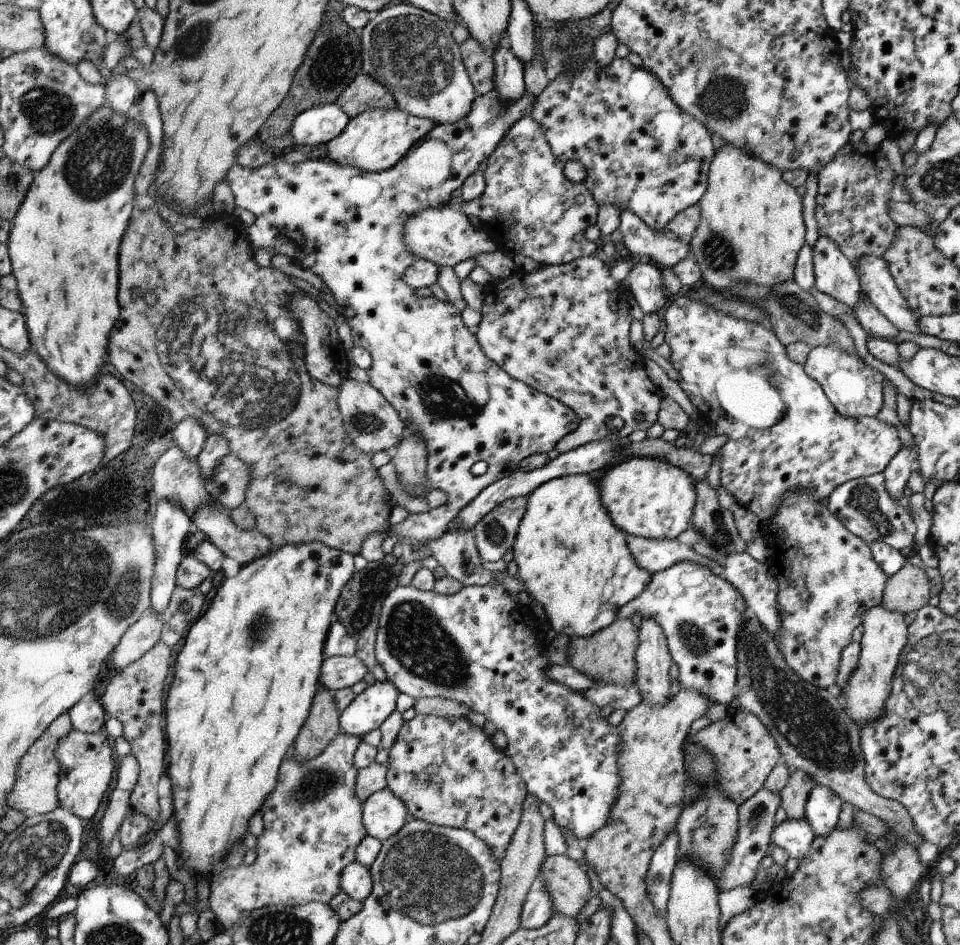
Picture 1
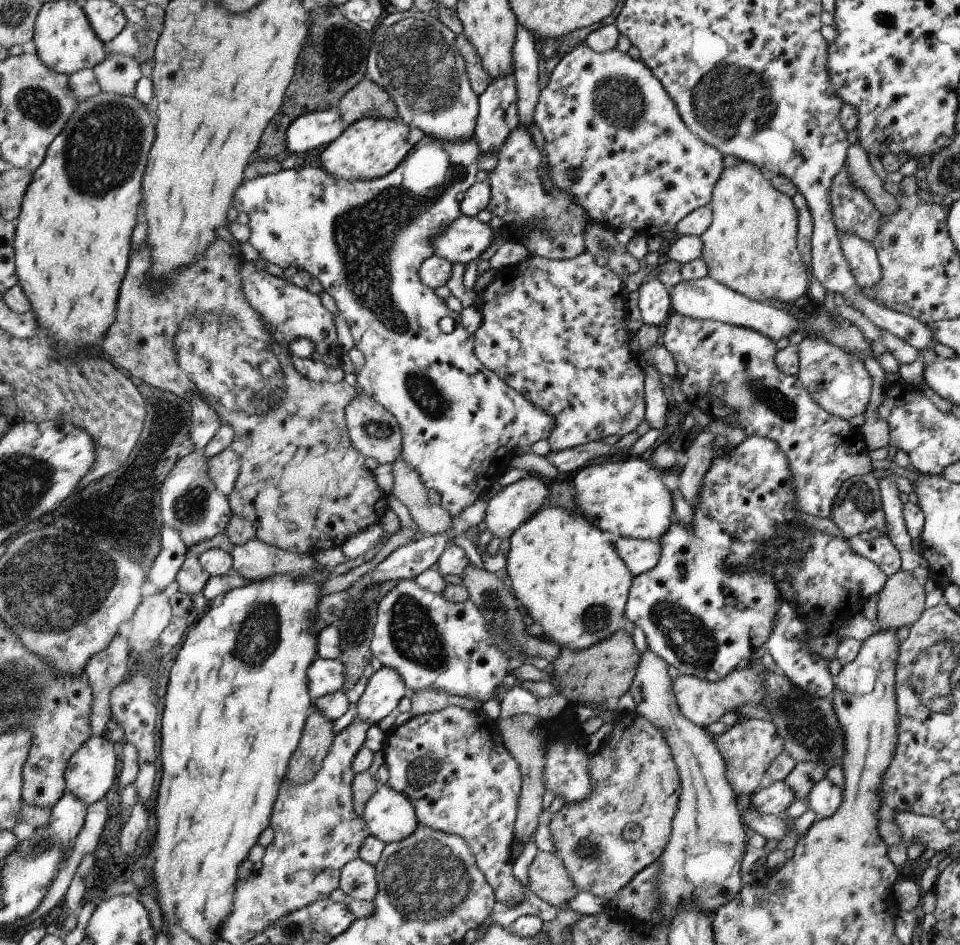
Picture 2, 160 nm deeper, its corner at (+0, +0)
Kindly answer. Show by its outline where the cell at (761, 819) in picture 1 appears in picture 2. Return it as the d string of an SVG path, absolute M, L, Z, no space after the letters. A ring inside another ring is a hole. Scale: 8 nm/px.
M775 781L770 787L760 788L750 796L750 808L765 815L782 815L795 801L795 792L784 781Z

